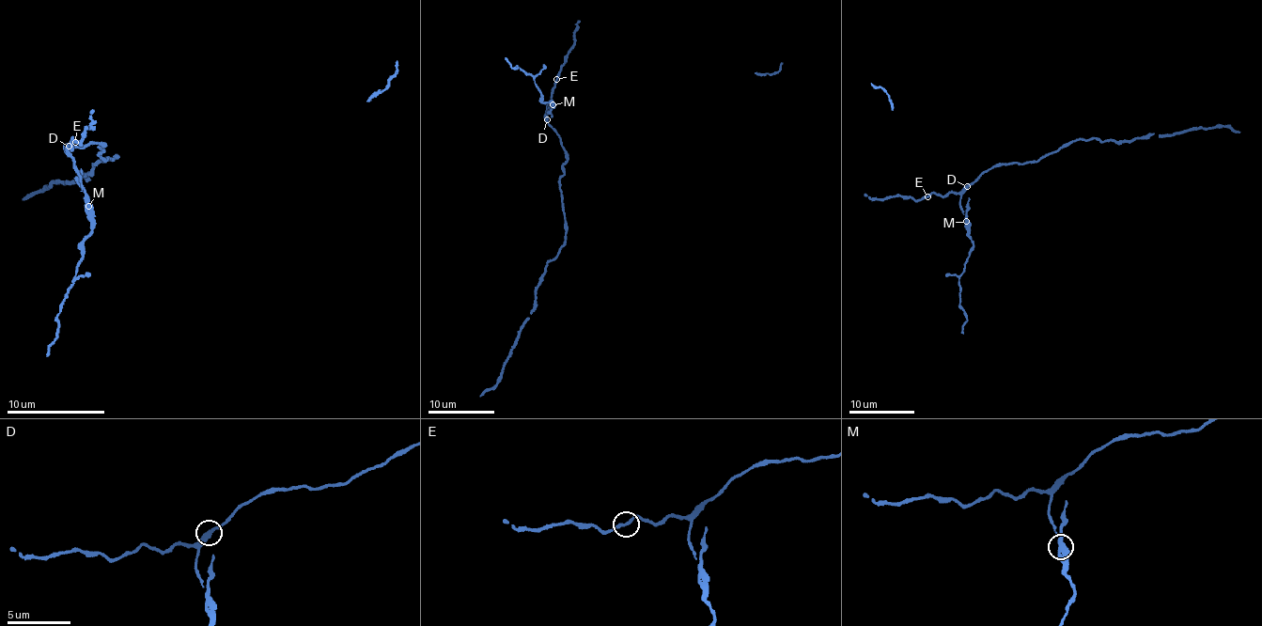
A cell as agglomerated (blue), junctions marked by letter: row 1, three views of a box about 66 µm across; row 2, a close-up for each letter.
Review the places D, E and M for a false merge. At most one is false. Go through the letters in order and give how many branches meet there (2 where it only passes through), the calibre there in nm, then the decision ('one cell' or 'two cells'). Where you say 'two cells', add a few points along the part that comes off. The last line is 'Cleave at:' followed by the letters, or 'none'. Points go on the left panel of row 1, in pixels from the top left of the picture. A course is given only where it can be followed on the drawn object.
D: 2 branches meet; 380 nm thick; one cell
E: 2 branches meet; 240 nm thick; one cell
M: 2 branches meet; 380 nm thick; two cells; foreign part runs (88, 205), (81, 167)
Cleave at: M

